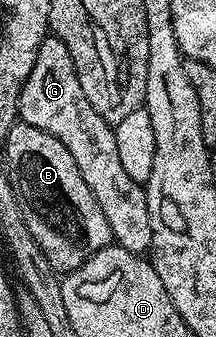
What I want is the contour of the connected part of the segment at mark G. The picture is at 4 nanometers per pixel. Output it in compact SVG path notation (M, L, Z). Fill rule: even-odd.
M46 37L37 50L37 60L31 73L25 78L23 89L19 93L17 114L20 122L35 125L35 129L43 129L43 133L51 133L51 137L59 137L63 145L67 145L67 153L75 157L75 165L79 165L79 173L83 173L83 181L87 181L87 189L95 193L95 201L99 201L99 209L103 209L103 217L107 217L107 225L111 225L113 243L116 246L138 253L148 252L151 248L151 217L147 217L147 197L142 184L131 181L130 175L123 169L119 161L119 148L115 145L114 124L103 121L99 113L87 101L83 94L83 85L79 85L79 77L75 73L75 65L71 61L71 53L67 53L67 45L56 37Z

